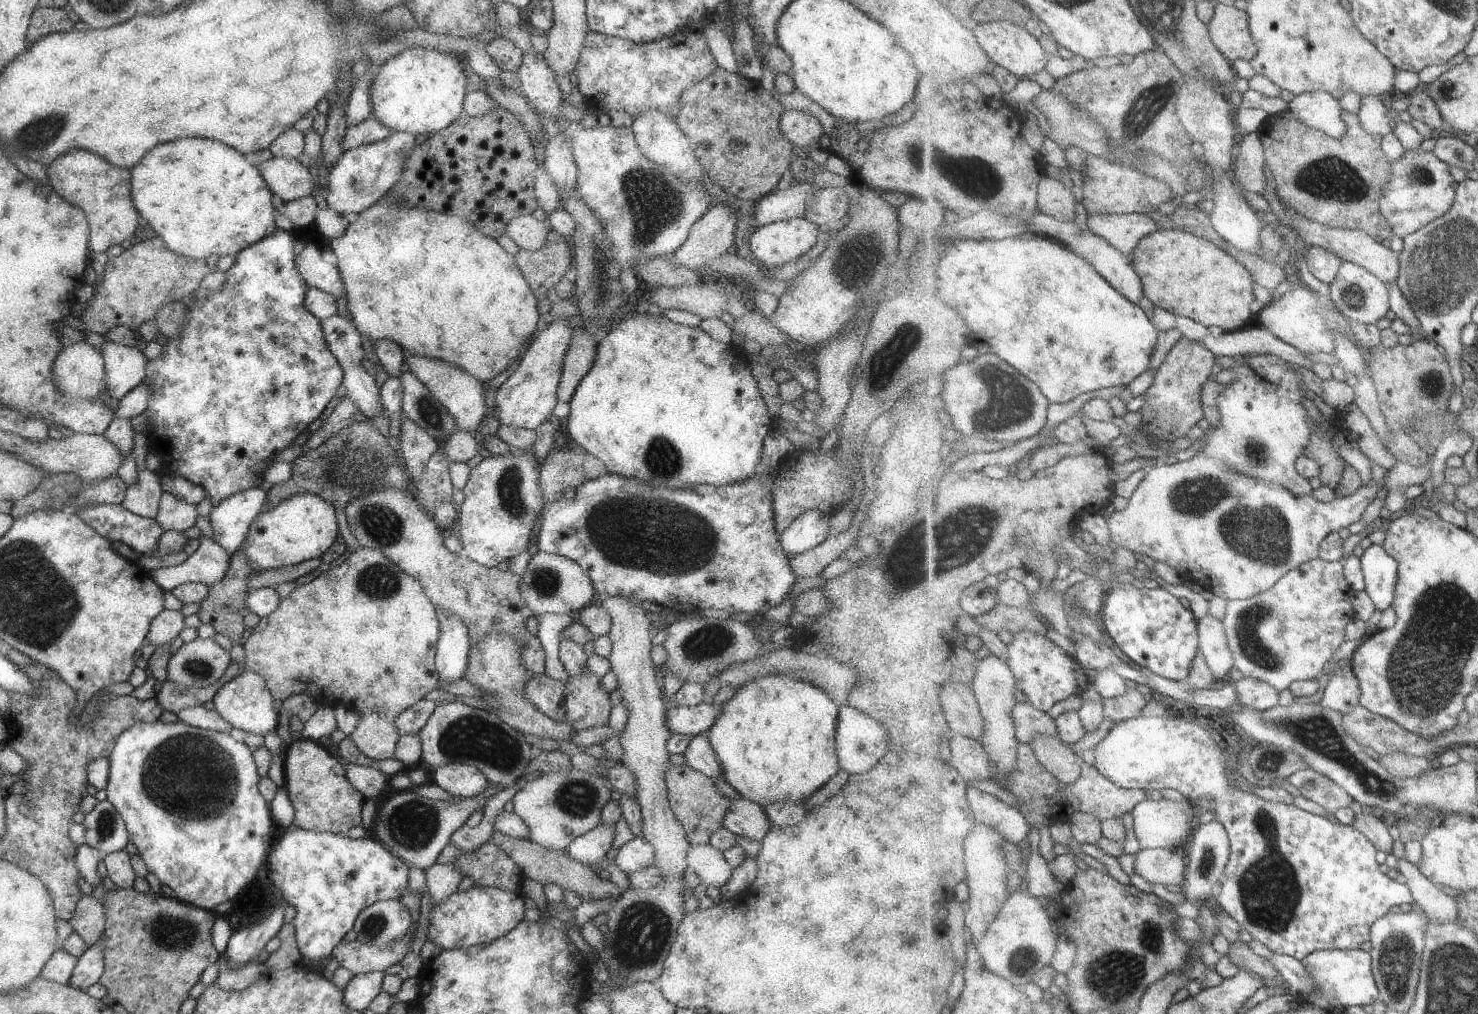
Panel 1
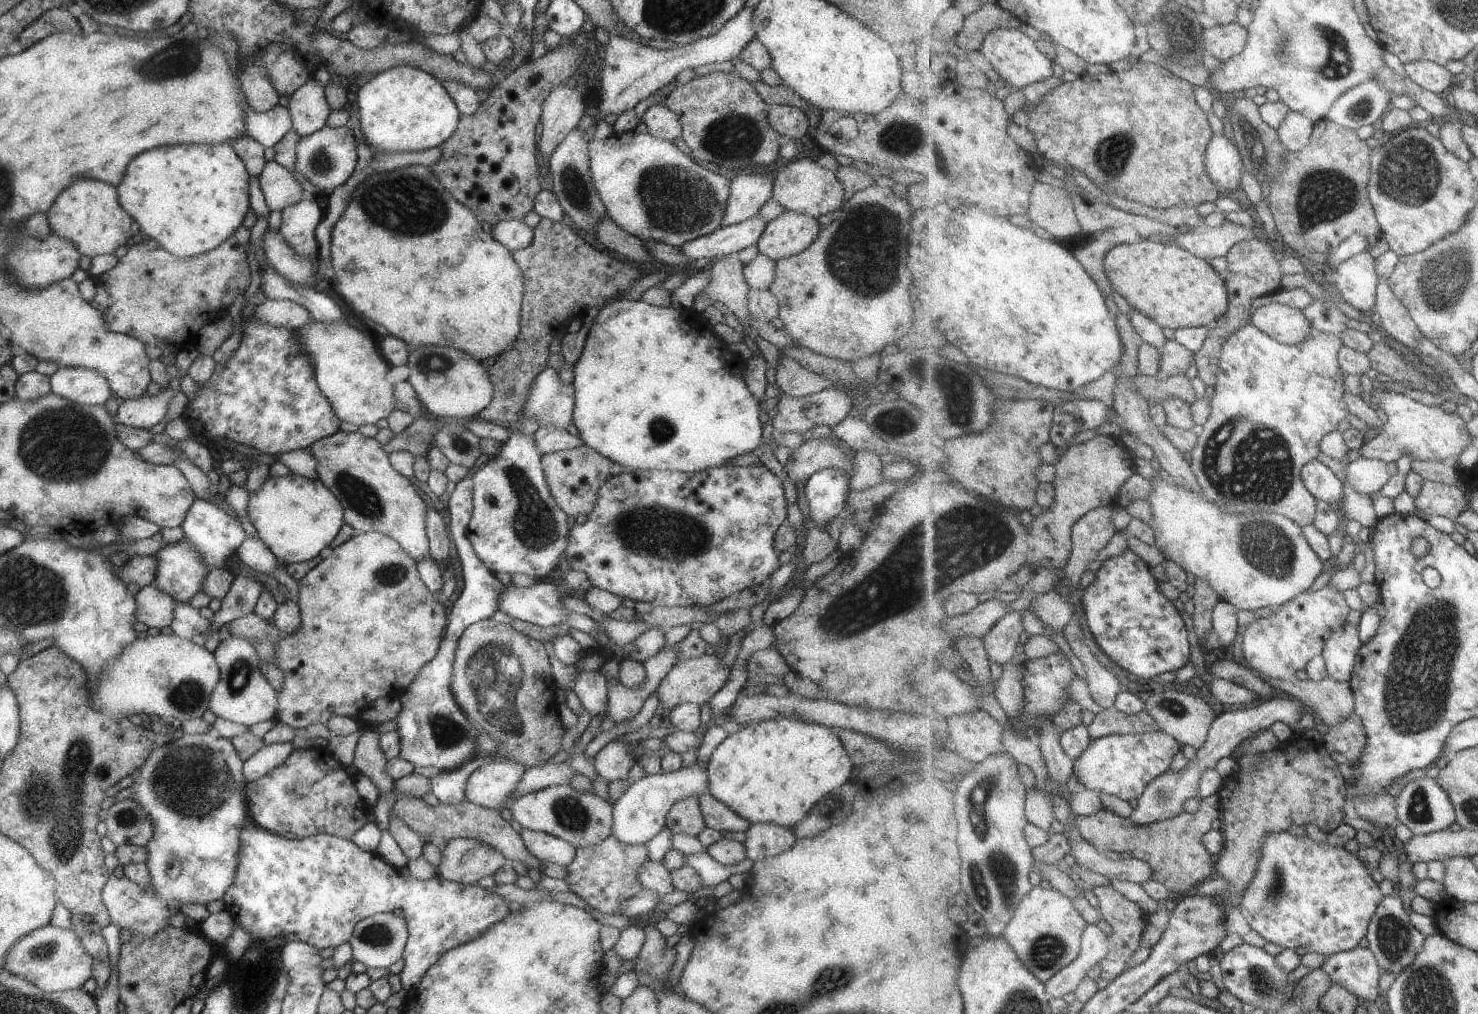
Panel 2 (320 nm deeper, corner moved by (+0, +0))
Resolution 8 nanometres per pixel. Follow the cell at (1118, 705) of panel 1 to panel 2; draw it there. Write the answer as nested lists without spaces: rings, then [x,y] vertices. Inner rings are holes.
[[[1116,707],[1099,712],[1088,729],[1092,739],[1113,734],[1146,734],[1161,731],[1157,722],[1146,711],[1137,715],[1127,715]]]

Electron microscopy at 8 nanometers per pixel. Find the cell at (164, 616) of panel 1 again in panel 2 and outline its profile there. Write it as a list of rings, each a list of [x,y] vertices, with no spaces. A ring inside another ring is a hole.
[[[153,585],[141,587],[135,594],[135,619],[147,627],[169,627],[173,619],[174,601]]]

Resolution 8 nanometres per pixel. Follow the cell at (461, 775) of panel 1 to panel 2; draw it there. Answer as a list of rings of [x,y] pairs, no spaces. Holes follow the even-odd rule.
[[[512,761],[489,762],[474,769],[464,783],[464,798],[473,805],[500,811],[525,768]]]

